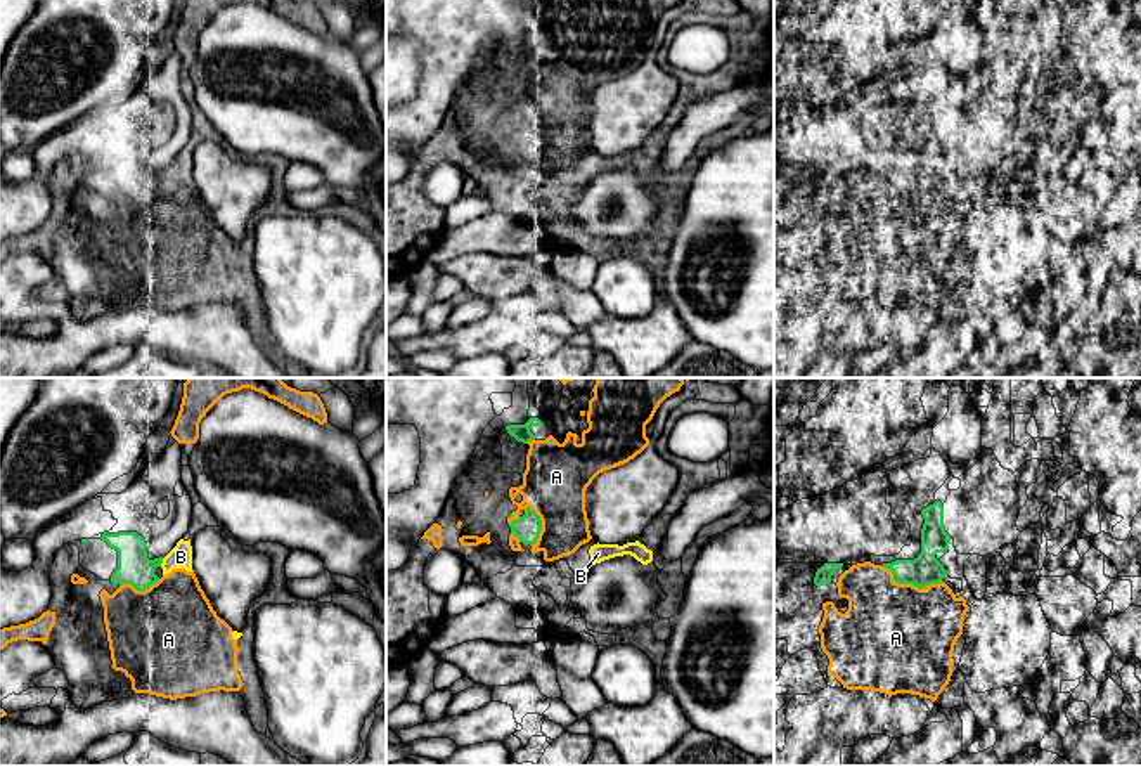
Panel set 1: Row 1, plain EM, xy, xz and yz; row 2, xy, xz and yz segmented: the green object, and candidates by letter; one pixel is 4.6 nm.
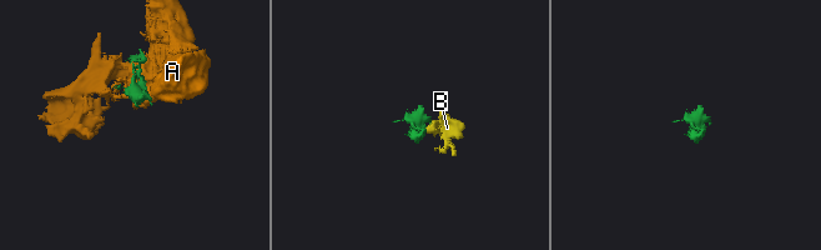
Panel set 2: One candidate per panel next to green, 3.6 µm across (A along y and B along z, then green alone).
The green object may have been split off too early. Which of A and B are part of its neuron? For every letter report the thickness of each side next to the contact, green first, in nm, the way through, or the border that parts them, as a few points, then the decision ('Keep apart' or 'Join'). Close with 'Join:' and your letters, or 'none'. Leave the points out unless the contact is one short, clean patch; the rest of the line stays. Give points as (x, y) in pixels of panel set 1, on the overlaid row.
A: Thickness 140 nm (green) against 480 nm. Keep apart
B: Thickness 160 nm (green) against 110 nm. Keep apart
Join: none

